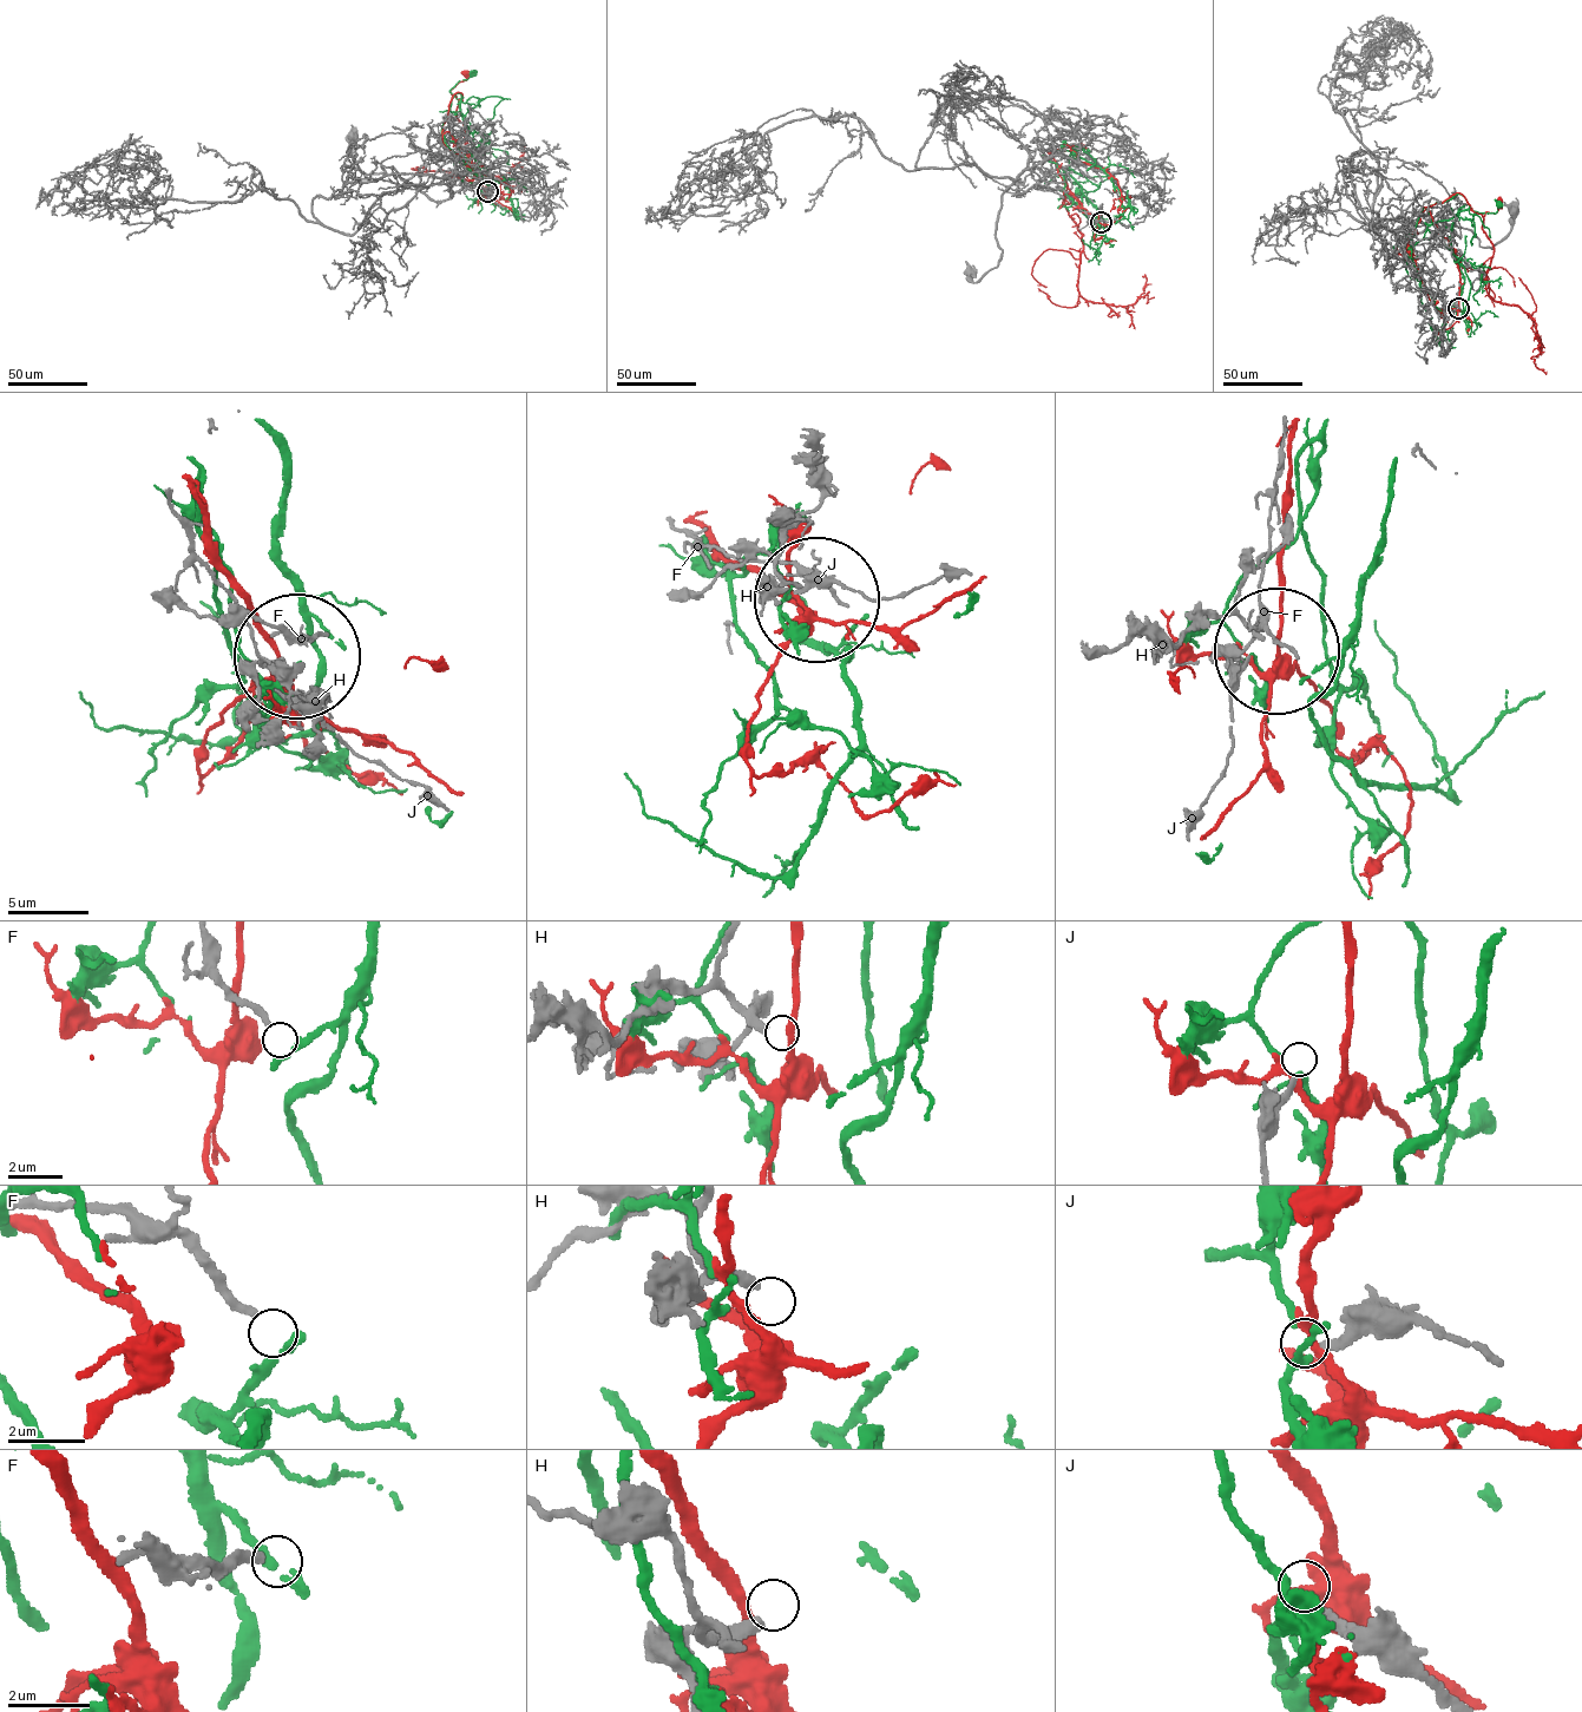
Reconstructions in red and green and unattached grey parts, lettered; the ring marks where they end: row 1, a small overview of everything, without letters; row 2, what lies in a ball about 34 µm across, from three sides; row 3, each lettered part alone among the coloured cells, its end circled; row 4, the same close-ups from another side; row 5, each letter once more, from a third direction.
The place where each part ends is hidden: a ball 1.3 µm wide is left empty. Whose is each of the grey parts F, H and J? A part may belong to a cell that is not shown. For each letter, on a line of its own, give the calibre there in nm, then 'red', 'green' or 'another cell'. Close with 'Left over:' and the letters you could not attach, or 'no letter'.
F: 240 nm thick; another cell
H: 280 nm thick; another cell
J: 200 nm thick; another cell
Left over: F, H, J

